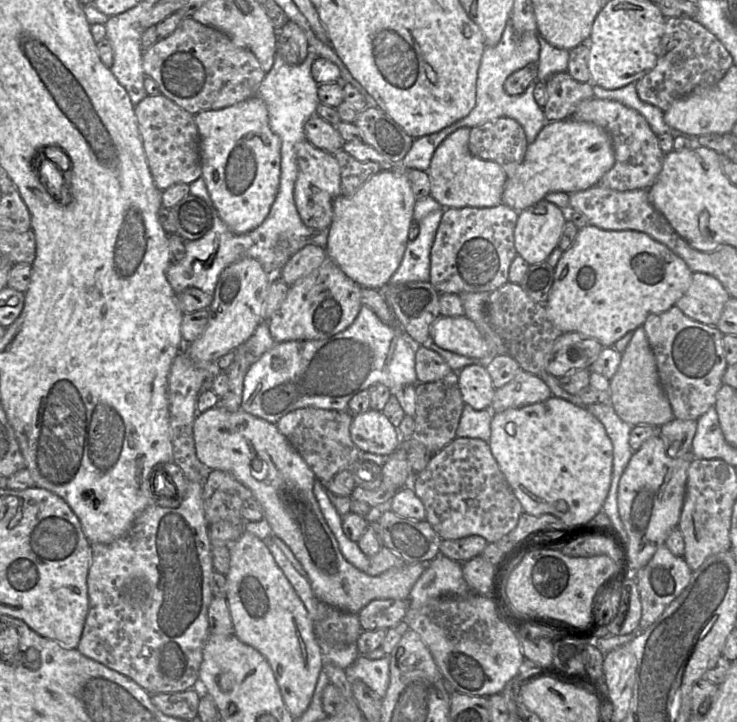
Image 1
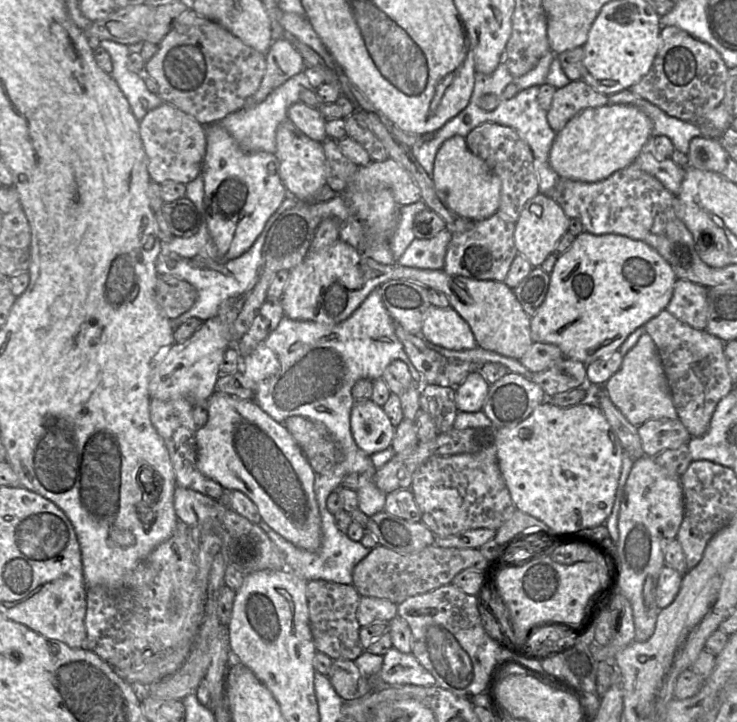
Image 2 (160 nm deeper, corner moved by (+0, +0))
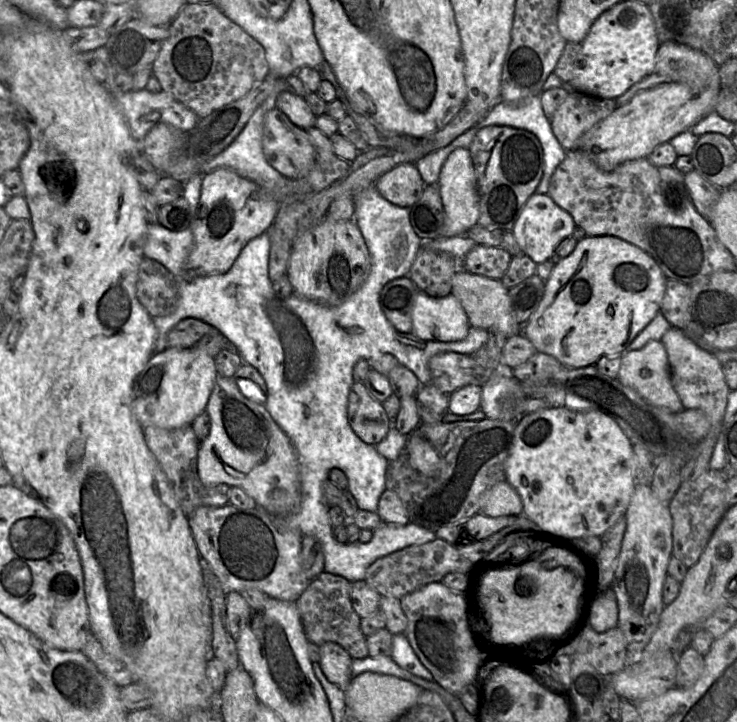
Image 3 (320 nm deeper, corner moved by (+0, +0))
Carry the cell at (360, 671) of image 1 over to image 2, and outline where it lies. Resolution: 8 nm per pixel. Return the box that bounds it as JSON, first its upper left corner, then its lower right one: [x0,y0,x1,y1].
[378,647,437,686]

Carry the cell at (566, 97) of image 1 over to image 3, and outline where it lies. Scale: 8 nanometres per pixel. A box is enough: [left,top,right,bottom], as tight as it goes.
[550,91,616,151]

